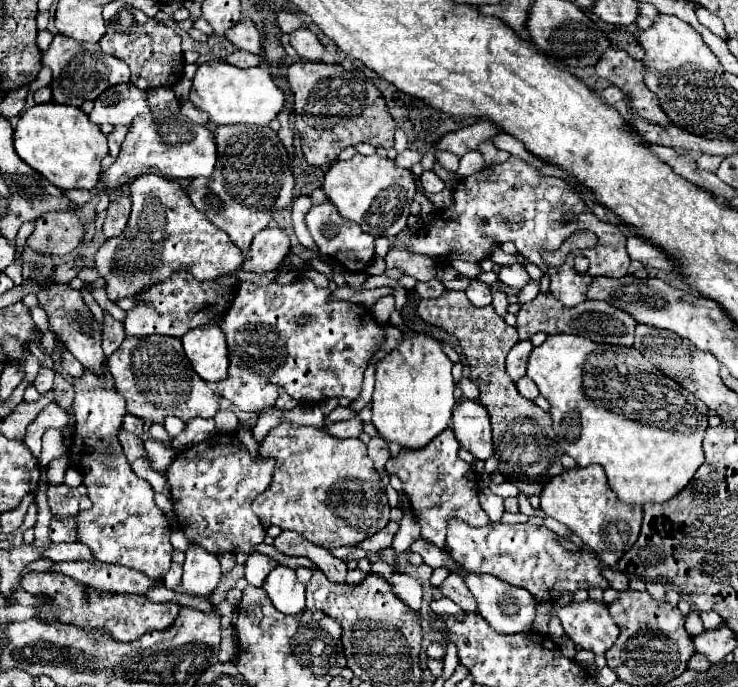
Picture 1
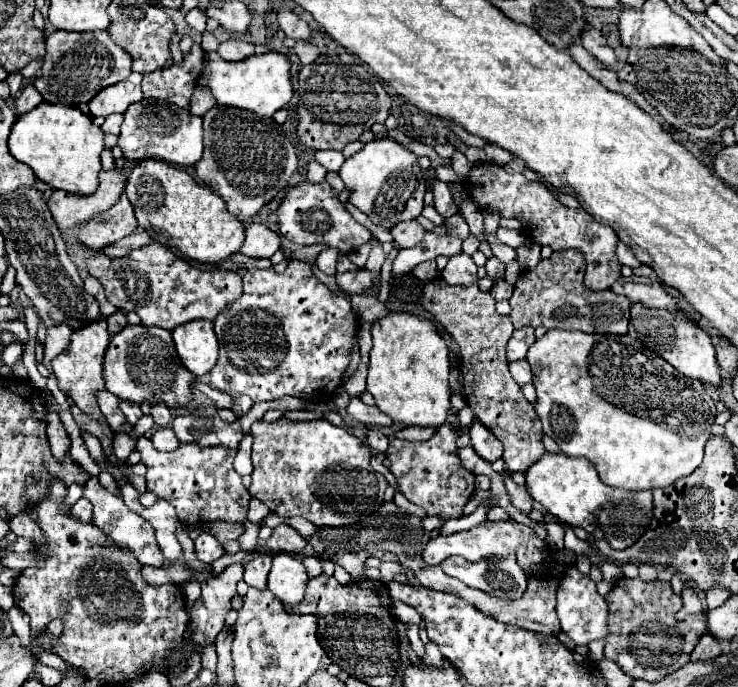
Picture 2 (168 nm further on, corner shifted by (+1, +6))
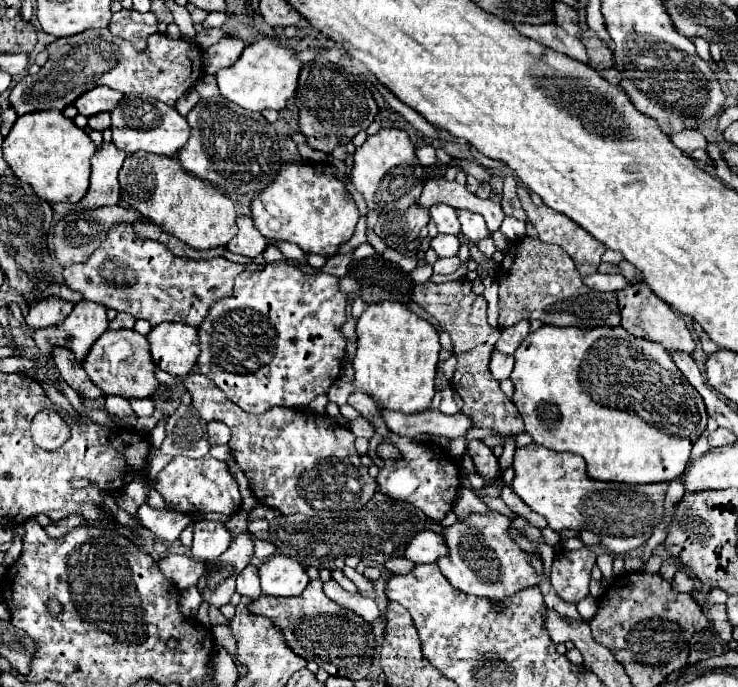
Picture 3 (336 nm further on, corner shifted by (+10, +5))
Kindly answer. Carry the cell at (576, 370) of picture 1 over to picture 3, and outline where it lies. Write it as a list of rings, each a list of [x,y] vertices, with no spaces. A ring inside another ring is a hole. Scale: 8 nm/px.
[[[542,325],[538,331],[528,333],[524,343],[520,343],[520,347],[516,349],[514,357],[516,357],[516,365],[514,365],[514,371],[510,375],[510,379],[514,383],[514,395],[510,399],[516,405],[516,409],[520,411],[522,419],[524,419],[524,431],[534,439],[534,443],[538,443],[546,449],[552,449],[552,451],[570,451],[570,453],[582,455],[586,465],[588,465],[590,479],[598,479],[598,481],[644,485],[644,483],[672,481],[672,479],[676,479],[676,475],[682,475],[682,471],[684,471],[684,467],[690,459],[692,445],[696,443],[696,439],[706,429],[708,413],[706,413],[704,401],[700,399],[700,393],[684,379],[684,375],[680,375],[678,367],[674,365],[670,355],[664,351],[664,347],[660,347],[660,343],[652,343],[648,339],[630,335],[620,325],[616,325],[616,327],[604,325],[604,327],[594,327],[594,329]]]

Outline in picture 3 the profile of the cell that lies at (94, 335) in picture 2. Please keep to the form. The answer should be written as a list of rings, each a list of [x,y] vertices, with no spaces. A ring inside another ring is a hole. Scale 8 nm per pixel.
[[[78,301],[72,313],[56,323],[56,327],[48,327],[44,331],[32,331],[32,339],[40,353],[46,357],[48,365],[52,365],[50,351],[56,345],[70,349],[76,359],[82,363],[88,355],[92,343],[108,329],[106,307],[102,303],[92,301]]]

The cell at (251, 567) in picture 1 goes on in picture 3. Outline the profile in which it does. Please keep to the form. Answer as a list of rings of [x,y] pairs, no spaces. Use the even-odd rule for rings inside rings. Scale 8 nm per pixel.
[[[248,565],[240,575],[238,575],[238,589],[240,595],[246,595],[250,599],[256,599],[262,595],[260,591],[260,579],[258,579],[258,567]]]

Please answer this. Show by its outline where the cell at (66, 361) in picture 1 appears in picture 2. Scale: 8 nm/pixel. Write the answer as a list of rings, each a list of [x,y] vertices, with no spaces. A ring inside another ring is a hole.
[[[69,326],[49,328],[45,338],[45,360],[53,360],[57,354],[63,354],[65,348],[69,348],[69,342],[71,342]]]

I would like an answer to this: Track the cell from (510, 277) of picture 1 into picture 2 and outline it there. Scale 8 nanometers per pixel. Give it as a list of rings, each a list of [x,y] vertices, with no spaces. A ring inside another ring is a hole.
[[[489,236],[489,238],[487,238],[487,242],[489,242],[491,250],[493,250],[493,256],[495,256],[499,262],[503,262],[505,266],[517,260],[517,256],[515,256],[515,250],[513,250],[511,246],[505,246],[505,244],[497,242],[497,236]]]

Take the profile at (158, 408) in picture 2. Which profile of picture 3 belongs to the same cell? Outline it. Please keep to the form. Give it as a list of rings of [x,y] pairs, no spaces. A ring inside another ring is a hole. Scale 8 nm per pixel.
[[[144,397],[144,399],[128,399],[130,401],[130,407],[136,411],[138,417],[150,417],[152,411],[154,411],[154,401],[150,397]]]

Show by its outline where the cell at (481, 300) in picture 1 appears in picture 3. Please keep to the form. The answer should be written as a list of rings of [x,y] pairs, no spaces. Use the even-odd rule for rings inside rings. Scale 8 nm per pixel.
[[[446,257],[446,259],[436,259],[432,269],[434,269],[434,273],[448,275],[448,273],[454,273],[460,265],[462,265],[462,261],[458,257]]]

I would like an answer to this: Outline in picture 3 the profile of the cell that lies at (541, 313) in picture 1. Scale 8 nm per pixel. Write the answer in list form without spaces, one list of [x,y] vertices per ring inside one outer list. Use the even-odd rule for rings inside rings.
[[[524,235],[512,241],[504,251],[496,281],[500,287],[500,327],[512,327],[516,321],[540,319],[546,325],[566,327],[600,327],[620,325],[620,309],[614,293],[598,293],[586,287],[576,271],[572,257],[556,245]]]

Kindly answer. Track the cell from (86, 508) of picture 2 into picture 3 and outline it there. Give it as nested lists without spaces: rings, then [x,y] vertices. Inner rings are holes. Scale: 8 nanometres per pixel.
[[[68,517],[68,519],[62,519],[62,521],[54,521],[46,527],[46,533],[50,537],[62,537],[66,535],[68,531],[72,531],[74,527],[82,527],[84,525],[84,517]]]

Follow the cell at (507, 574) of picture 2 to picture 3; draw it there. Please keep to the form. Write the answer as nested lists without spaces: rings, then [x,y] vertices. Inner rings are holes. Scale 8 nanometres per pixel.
[[[488,509],[486,513],[470,513],[468,523],[456,521],[454,525],[444,527],[442,537],[446,541],[448,555],[438,559],[438,567],[452,587],[468,595],[498,601],[522,589],[540,585],[540,577],[530,563],[530,555],[520,549],[508,533],[510,523],[510,517]]]

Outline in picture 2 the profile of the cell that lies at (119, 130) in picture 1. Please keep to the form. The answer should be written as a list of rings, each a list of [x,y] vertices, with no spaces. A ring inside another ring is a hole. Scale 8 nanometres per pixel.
[[[119,114],[107,116],[107,118],[105,118],[105,124],[101,126],[101,130],[103,130],[103,132],[111,132],[111,134],[119,136],[119,126],[121,126],[121,122],[123,122],[123,116],[119,116]]]

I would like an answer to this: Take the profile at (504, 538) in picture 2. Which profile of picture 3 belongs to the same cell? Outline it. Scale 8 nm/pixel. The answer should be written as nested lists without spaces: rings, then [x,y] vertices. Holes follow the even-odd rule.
[[[426,529],[426,531],[420,531],[420,535],[412,539],[412,543],[408,543],[402,557],[406,557],[412,563],[436,563],[438,557],[446,553],[448,549],[446,549],[442,535]]]

